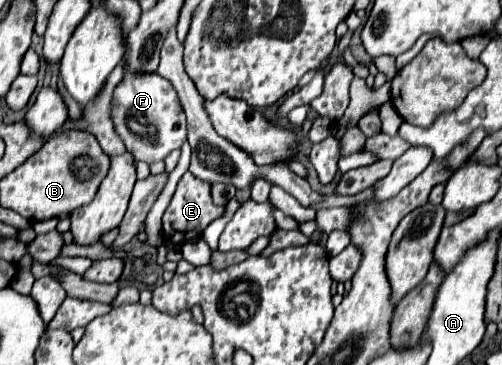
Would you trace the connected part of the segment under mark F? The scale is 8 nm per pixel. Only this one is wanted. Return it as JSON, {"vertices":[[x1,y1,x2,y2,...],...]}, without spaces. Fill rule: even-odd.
{"vertices":[[126,71,124,81,114,91,114,117,112,119,126,149,130,149,138,161,146,161,146,163,162,161,166,155,170,155,174,149,178,149,186,141,186,121,184,121,184,111,180,109,180,105,176,105,176,91,158,73,138,75,138,73]]}

